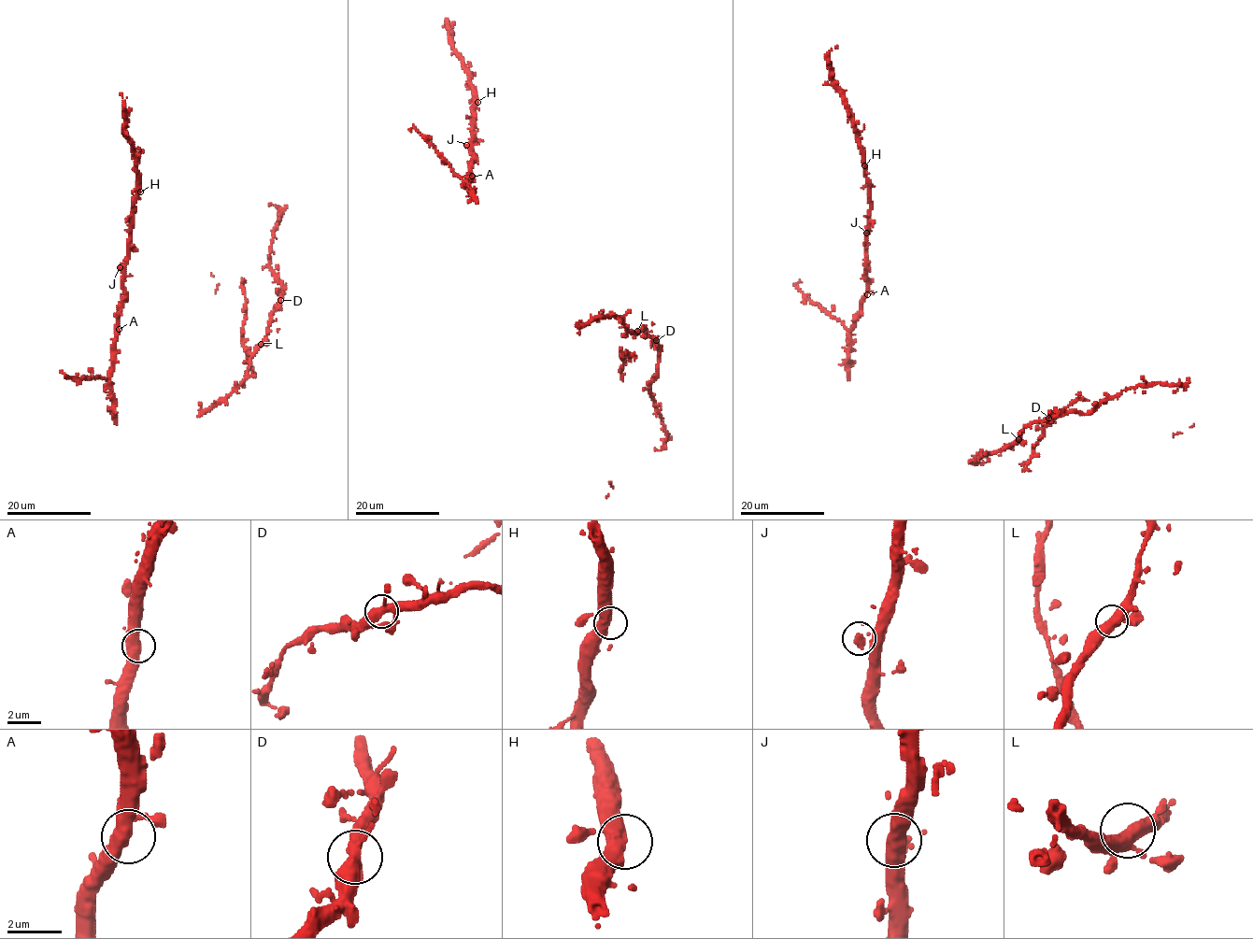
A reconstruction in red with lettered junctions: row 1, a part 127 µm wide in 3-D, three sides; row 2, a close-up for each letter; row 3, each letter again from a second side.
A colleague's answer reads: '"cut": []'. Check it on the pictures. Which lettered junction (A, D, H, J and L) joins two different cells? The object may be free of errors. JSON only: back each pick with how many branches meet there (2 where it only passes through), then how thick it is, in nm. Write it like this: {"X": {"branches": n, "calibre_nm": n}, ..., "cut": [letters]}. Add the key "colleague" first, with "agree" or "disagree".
{"colleague": "agree", "cut": []}

